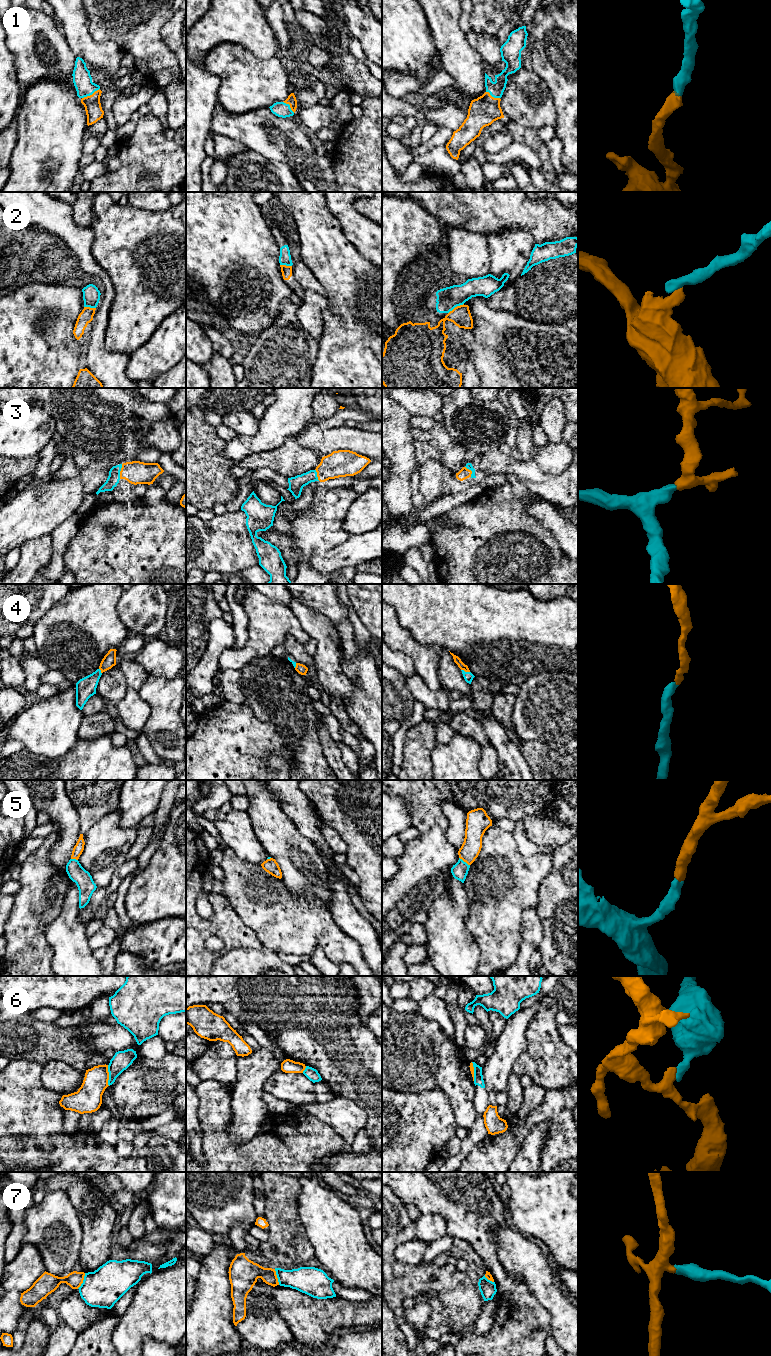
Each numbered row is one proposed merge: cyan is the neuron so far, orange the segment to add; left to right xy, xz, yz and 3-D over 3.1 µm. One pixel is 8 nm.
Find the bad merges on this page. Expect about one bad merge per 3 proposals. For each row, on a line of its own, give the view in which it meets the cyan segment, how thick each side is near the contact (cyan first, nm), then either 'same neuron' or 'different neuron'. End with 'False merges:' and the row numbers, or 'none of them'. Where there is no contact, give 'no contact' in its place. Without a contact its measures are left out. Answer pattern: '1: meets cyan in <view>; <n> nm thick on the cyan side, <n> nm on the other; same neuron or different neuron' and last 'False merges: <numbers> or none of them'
1: meets cyan in xy; 150 nm thick on the cyan side, 140 nm on the other; same neuron
2: meets cyan in yz; 180 nm thick on the cyan side, 160 nm on the other; different neuron
3: meets cyan in xy; 100 nm thick on the cyan side, 190 nm on the other; same neuron
4: meets cyan in yz; 80 nm thick on the cyan side, 60 nm on the other; same neuron
5: meets cyan in yz; 130 nm thick on the cyan side, 160 nm on the other; same neuron
6: meets cyan in xy; 150 nm thick on the cyan side, 220 nm on the other; different neuron
7: meets cyan in xy; 300 nm thick on the cyan side, 130 nm on the other; different neuron
False merges: 2, 6, 7

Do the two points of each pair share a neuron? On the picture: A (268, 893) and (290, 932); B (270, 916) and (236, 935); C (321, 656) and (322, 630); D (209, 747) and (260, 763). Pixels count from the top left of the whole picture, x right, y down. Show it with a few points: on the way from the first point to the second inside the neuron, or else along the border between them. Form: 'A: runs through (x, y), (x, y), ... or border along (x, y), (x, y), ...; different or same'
A: runs through (268, 903), (285, 922); same
B: border along (234, 910), (240, 919), (253, 930), (263, 946); different
C: runs through (322, 650), (322, 636); same
D: runs through (222, 760), (226, 763), (247, 763); same

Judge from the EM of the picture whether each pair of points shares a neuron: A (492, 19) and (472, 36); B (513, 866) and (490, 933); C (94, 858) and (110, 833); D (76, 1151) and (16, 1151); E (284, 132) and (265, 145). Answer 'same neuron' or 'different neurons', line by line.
A: different neurons
B: same neuron
C: same neuron
D: same neuron
E: same neuron

